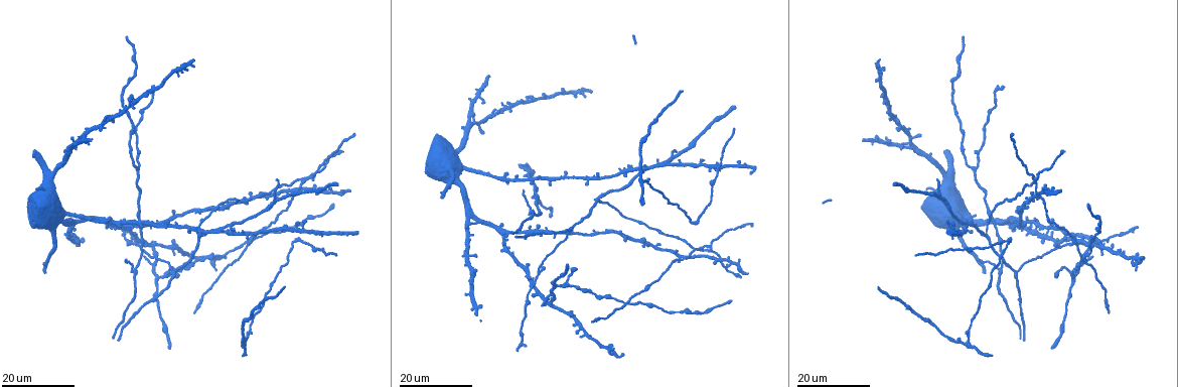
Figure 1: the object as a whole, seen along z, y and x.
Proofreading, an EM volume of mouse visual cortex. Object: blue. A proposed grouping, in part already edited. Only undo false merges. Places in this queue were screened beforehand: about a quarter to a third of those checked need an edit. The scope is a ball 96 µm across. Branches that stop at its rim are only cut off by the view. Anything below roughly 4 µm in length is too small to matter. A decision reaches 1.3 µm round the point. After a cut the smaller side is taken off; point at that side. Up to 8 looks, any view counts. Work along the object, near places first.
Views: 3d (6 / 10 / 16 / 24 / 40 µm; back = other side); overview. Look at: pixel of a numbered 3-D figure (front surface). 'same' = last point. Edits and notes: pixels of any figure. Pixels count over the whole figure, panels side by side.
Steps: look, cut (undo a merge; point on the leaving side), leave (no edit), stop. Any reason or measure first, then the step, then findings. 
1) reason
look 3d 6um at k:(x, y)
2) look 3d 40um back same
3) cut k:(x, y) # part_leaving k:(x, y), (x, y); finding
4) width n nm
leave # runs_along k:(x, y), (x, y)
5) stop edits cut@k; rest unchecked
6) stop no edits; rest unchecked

look 3d 16um at 1:(154, 247)

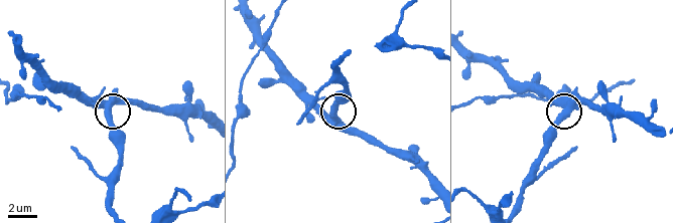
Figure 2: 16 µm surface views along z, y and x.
look 3d 6um at 2:(571, 109)

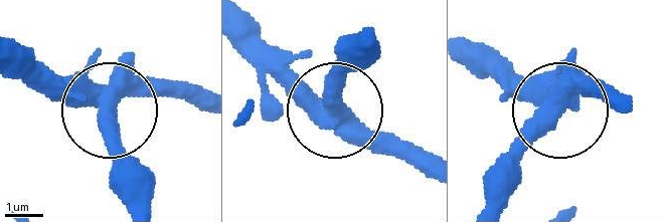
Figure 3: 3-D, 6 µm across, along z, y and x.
side_arm 28 um
cut 3:(100, 125) # part_leaving 3:(121, 87), (112, 132), (128, 199); a second neuron is stuck on

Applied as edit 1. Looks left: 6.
redraw
look overview

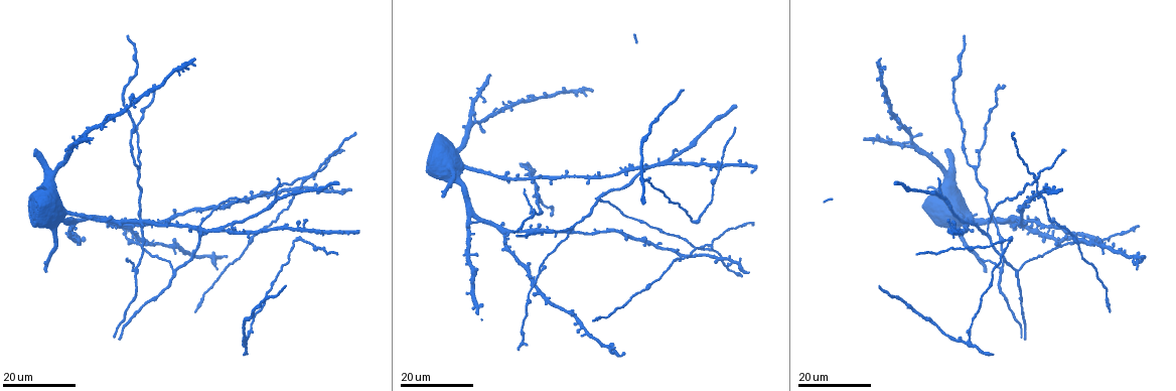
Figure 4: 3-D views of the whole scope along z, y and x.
two arms at a narrow angle
look 3d 16um at 4:(504, 237)

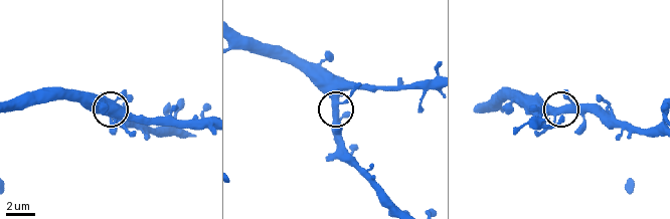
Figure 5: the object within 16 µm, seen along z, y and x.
look 3d 10um at 5:(337, 102)

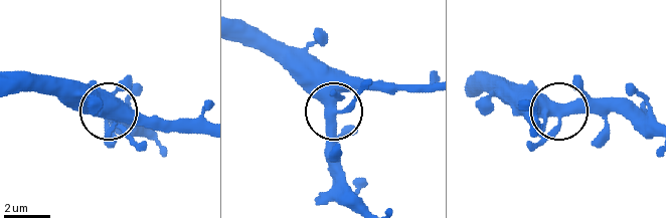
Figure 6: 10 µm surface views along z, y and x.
width 370 nm
leave # all the same neuron

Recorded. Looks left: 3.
arms part here
look 3d 24um at 4:(135, 271)

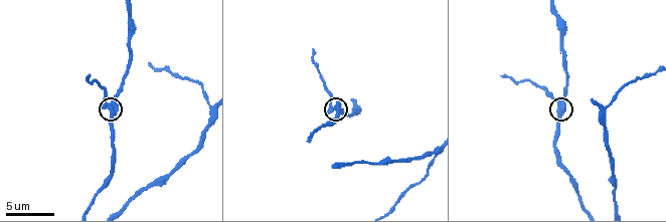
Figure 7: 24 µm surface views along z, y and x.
look 3d 6um at 7:(109, 104)

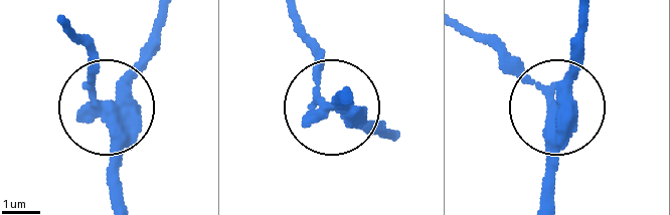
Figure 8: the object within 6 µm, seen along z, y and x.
cut 8:(93, 72) # part_leaving 8:(101, 105), (92, 60), (68, 35); a second neuron is stuck on

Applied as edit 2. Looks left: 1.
stop edits cut@3, cut@8; rest unchecked

